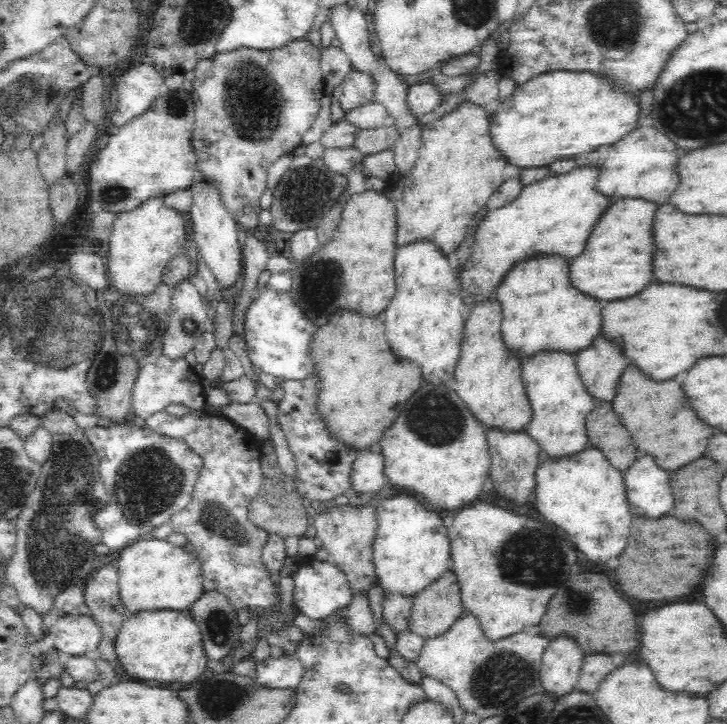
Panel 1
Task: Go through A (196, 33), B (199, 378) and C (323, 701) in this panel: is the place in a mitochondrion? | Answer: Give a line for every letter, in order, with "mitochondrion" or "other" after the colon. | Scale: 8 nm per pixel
A: mitochondrion
B: other
C: other

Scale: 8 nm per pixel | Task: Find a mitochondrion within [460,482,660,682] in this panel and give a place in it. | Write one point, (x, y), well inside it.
(525, 558)

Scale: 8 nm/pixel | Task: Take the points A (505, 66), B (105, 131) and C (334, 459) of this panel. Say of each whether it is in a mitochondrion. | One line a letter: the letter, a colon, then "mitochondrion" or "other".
A: other
B: other
C: other

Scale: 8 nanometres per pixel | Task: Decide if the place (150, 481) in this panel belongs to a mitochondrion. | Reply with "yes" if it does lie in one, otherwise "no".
yes

